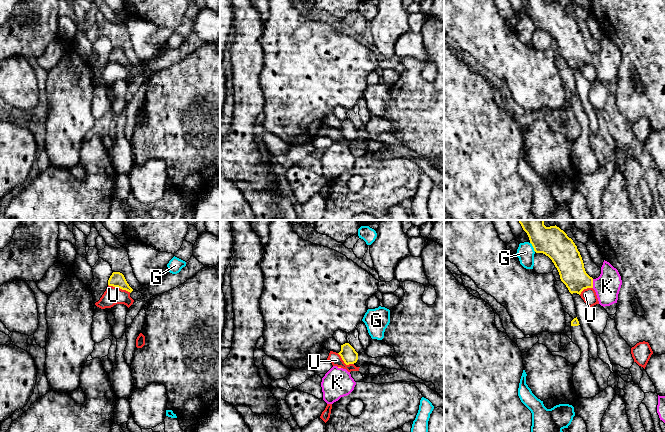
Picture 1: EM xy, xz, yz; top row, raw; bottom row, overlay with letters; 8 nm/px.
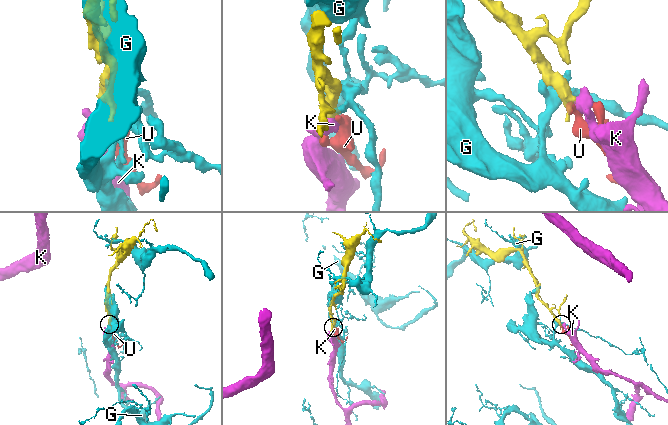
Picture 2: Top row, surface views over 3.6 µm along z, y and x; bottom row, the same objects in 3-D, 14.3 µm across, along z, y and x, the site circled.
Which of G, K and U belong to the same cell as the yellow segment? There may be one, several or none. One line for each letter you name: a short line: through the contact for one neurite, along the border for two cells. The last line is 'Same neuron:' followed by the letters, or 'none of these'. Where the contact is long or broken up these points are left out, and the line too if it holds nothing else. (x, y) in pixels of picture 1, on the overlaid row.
Same neuron: K

